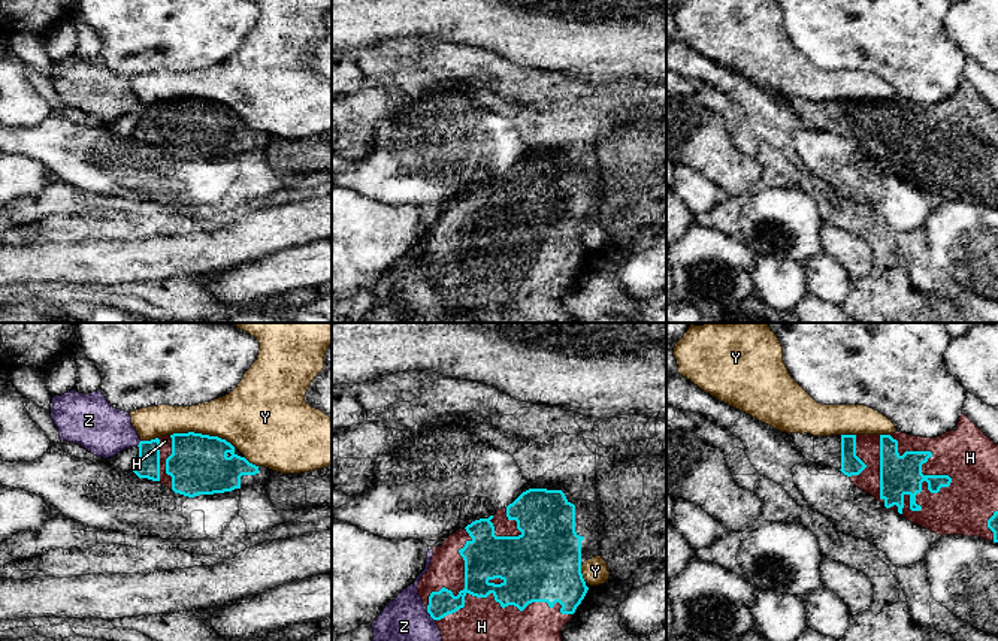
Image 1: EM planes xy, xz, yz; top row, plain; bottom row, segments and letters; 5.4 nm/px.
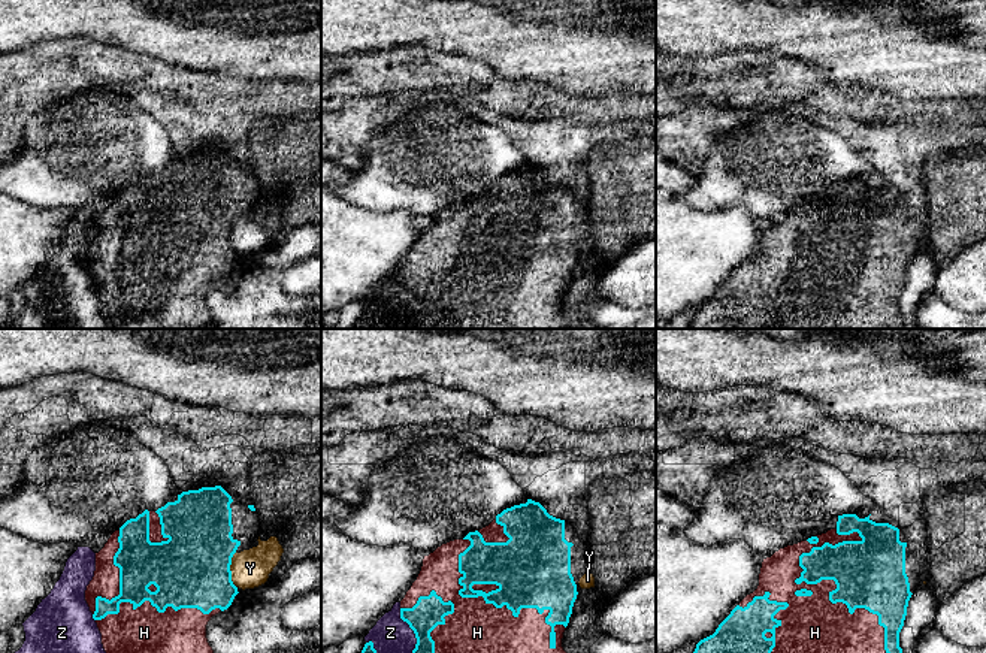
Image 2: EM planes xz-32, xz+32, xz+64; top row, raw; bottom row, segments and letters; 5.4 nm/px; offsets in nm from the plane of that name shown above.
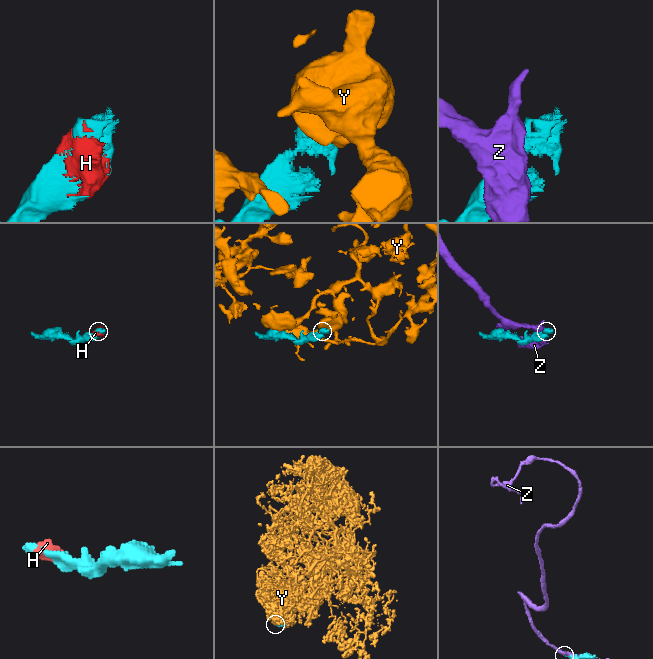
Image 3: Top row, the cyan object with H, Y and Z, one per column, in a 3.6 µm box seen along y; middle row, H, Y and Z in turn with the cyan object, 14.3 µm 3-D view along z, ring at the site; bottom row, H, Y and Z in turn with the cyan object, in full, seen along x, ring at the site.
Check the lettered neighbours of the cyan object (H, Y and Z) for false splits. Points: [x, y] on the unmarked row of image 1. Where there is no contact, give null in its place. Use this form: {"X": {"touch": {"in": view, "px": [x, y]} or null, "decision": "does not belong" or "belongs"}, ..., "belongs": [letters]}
{"H": {"touch": {"in": "yz", "px": [934, 141]}, "decision": "belongs"}, "Y": {"touch": {"in": "xy", "px": [200, 99]}, "decision": "does not belong"}, "Z": {"touch": {"in": "xz", "px": [429, 278]}, "decision": "does not belong"}, "belongs": ["H"]}

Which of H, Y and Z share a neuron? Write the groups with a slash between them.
H / Y / Z

